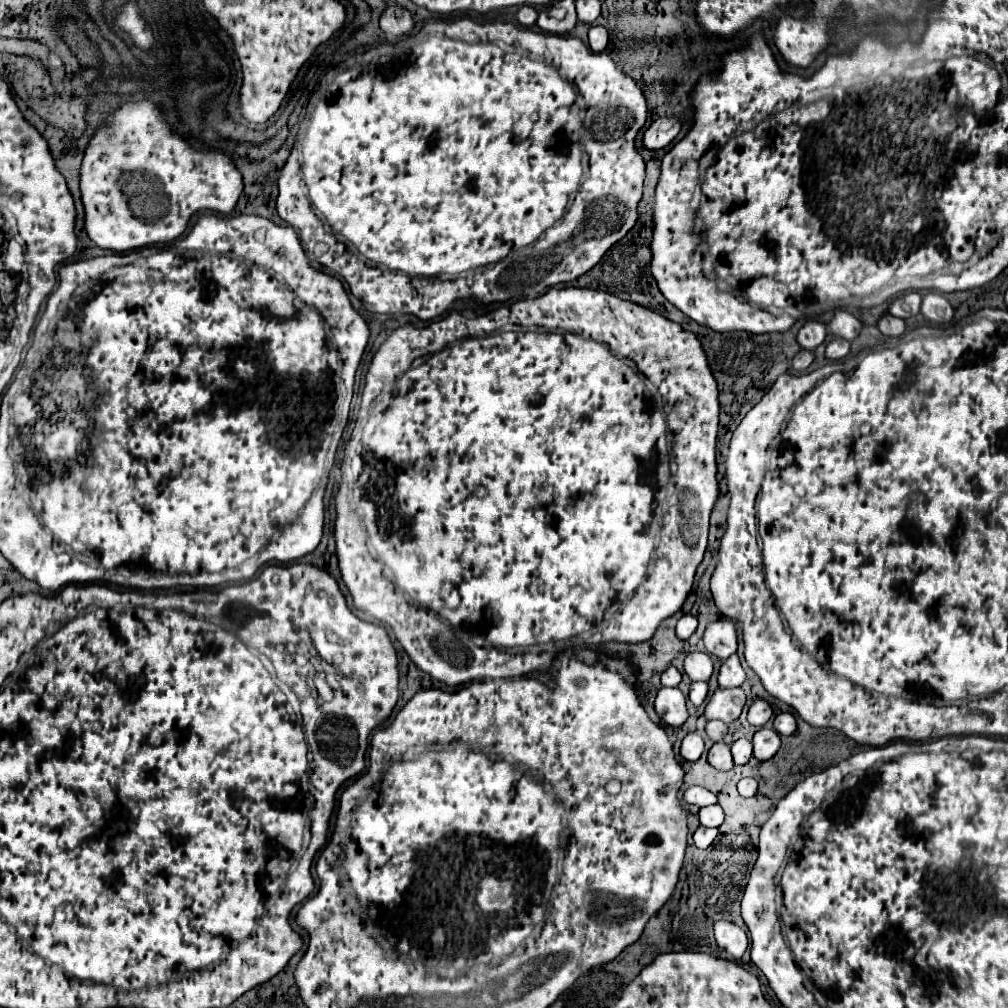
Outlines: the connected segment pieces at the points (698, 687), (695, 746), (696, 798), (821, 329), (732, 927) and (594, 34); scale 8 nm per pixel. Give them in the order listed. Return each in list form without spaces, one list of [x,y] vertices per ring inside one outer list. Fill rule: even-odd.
[[[693,682],[689,692],[689,700],[693,702],[693,706],[701,706],[705,696],[707,696],[707,682]]]
[[[697,732],[687,734],[681,742],[681,756],[687,762],[695,762],[701,758],[701,754],[703,754],[703,738]]]
[[[689,786],[683,794],[683,800],[687,804],[695,804],[695,806],[709,806],[709,804],[717,804],[717,798],[713,792],[701,788],[701,786]]]
[[[807,322],[797,334],[797,342],[803,350],[815,350],[823,340],[825,340],[825,326],[821,322]]]
[[[717,920],[715,922],[715,940],[717,946],[725,952],[729,952],[733,958],[741,958],[743,952],[747,950],[747,934],[733,922],[729,920]]]
[[[591,26],[589,30],[589,48],[591,52],[603,52],[607,48],[609,36],[607,36],[607,28],[605,26]]]

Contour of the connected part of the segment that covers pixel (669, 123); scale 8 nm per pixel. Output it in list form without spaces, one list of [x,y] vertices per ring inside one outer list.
[[[657,118],[651,122],[651,126],[643,134],[643,146],[647,150],[659,150],[669,146],[675,136],[679,134],[681,124],[677,118]]]

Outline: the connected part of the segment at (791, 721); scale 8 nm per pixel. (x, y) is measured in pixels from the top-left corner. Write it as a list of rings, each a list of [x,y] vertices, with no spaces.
[[[779,712],[777,716],[775,716],[775,720],[773,720],[773,726],[775,726],[775,730],[779,732],[779,734],[793,734],[795,730],[797,730],[797,724],[795,724],[795,718],[793,718],[793,714],[789,714],[789,712]]]

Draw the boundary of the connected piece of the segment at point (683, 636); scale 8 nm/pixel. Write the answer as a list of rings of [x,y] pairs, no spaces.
[[[685,614],[679,622],[677,622],[677,638],[679,640],[689,640],[689,636],[697,630],[697,618],[691,614]]]

